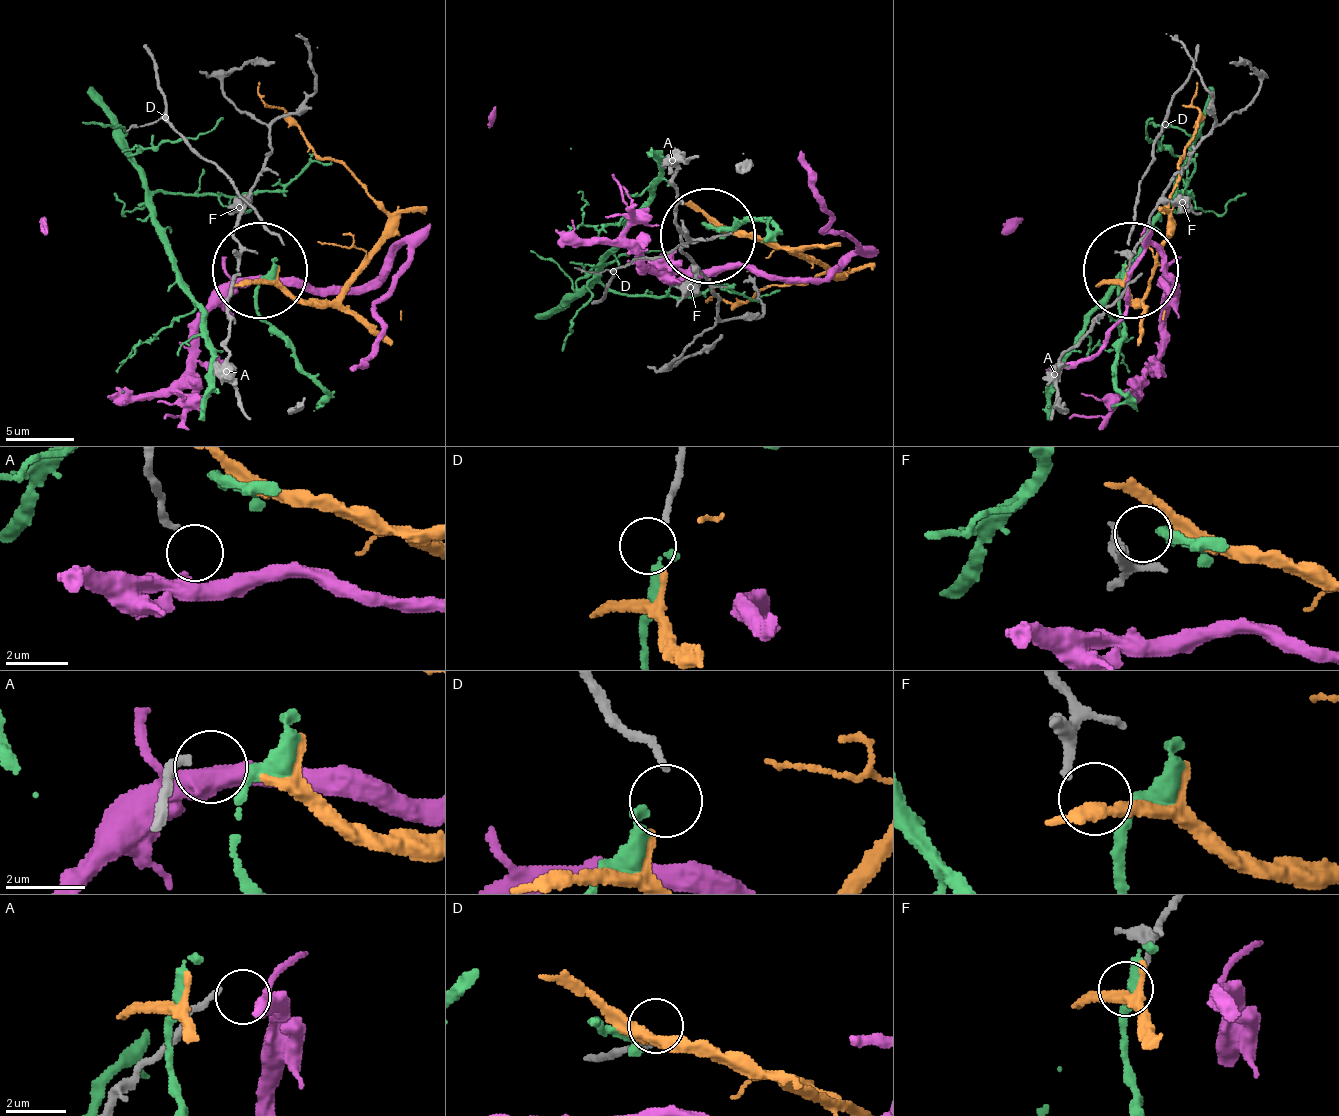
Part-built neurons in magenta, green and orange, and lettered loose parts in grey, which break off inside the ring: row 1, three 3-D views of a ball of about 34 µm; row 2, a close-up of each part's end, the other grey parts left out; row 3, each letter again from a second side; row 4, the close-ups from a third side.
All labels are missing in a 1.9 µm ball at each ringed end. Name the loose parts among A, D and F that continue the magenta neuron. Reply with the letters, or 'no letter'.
A

